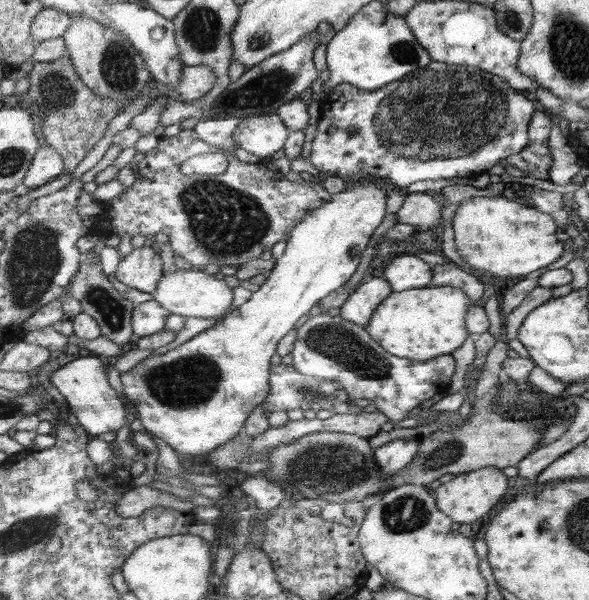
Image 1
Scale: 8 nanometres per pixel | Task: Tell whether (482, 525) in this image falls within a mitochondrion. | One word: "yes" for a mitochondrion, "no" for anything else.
no

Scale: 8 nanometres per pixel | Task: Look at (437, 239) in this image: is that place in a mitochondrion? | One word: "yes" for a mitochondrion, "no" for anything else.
no

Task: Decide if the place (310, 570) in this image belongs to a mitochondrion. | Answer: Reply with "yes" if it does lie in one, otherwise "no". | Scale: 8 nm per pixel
no

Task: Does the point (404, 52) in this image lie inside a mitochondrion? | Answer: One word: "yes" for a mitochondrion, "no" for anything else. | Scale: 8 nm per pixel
yes

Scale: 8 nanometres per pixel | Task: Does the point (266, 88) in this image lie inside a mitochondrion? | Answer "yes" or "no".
yes

